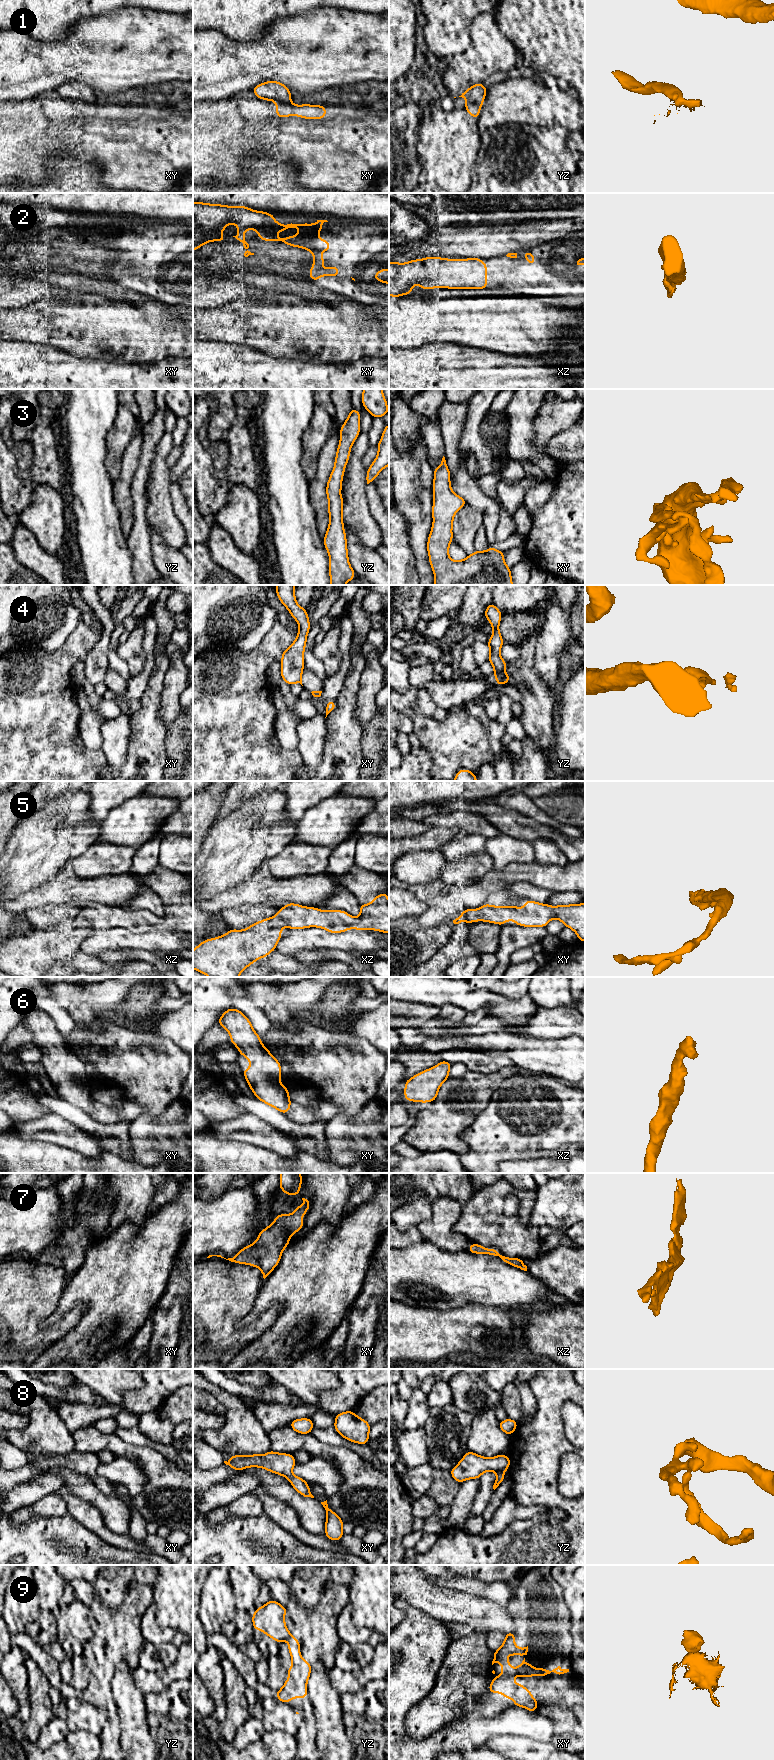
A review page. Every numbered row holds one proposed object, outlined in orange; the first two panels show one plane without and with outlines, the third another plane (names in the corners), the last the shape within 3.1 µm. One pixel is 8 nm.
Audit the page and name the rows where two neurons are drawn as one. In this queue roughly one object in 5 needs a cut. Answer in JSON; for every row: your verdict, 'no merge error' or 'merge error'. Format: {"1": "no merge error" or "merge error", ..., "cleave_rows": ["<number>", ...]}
{"1": "merge error", "2": "no merge error", "3": "no merge error", "4": "merge error", "5": "no merge error", "6": "no merge error", "7": "no merge error", "8": "no merge error", "9": "merge error", "cleave_rows": ["1", "4", "9"]}

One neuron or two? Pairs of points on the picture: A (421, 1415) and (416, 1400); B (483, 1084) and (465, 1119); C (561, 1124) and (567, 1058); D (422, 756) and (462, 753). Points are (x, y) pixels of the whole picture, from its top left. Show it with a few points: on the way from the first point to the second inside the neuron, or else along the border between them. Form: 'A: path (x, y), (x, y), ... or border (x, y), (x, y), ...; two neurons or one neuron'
A: path (418, 1411), (418, 1404); one neuron
B: path (479, 1093), (479, 1101), (470, 1110); one neuron
C: border (540, 1073), (558, 1077), (562, 1081); two neurons
D: border (423, 746), (430, 753), (431, 770); two neurons

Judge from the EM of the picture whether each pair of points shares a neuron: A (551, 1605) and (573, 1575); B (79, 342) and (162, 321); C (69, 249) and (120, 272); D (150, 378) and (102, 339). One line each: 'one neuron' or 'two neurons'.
A: two neurons
B: two neurons
C: two neurons
D: two neurons

